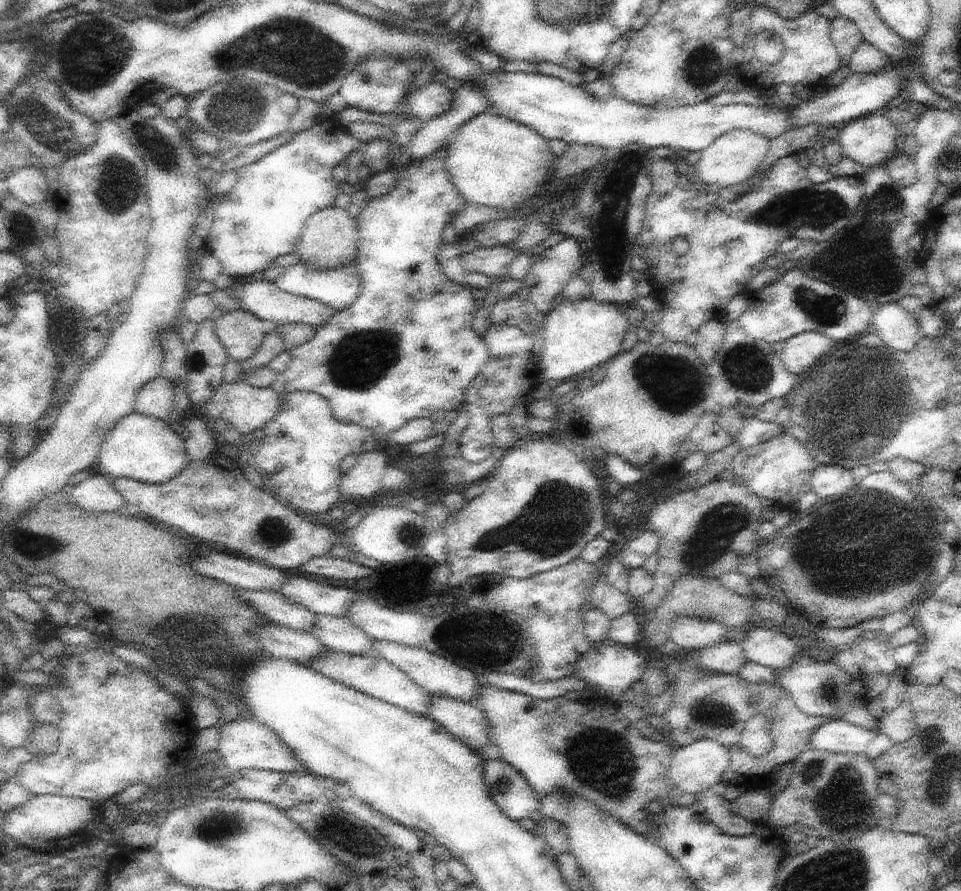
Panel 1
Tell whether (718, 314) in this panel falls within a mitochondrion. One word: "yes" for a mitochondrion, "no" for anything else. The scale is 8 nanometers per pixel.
no

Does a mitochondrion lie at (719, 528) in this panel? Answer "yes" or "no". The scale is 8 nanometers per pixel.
yes

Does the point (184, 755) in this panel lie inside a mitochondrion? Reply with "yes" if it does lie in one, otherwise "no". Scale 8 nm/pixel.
no

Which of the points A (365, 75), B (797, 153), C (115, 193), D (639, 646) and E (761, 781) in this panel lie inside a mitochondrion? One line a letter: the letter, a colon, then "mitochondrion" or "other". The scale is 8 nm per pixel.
A: mitochondrion
B: other
C: mitochondrion
D: other
E: other

